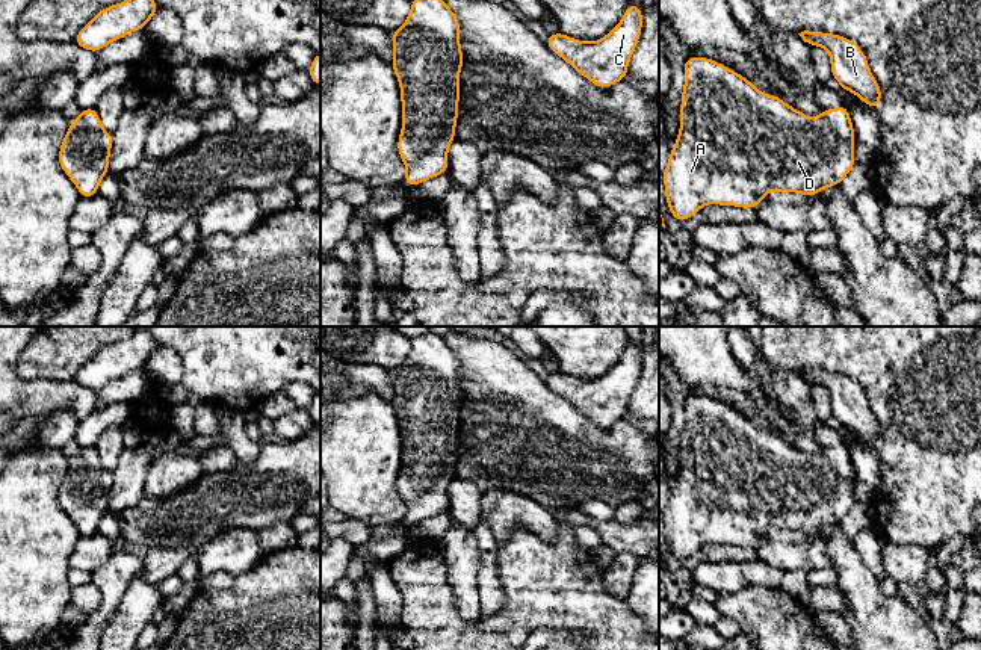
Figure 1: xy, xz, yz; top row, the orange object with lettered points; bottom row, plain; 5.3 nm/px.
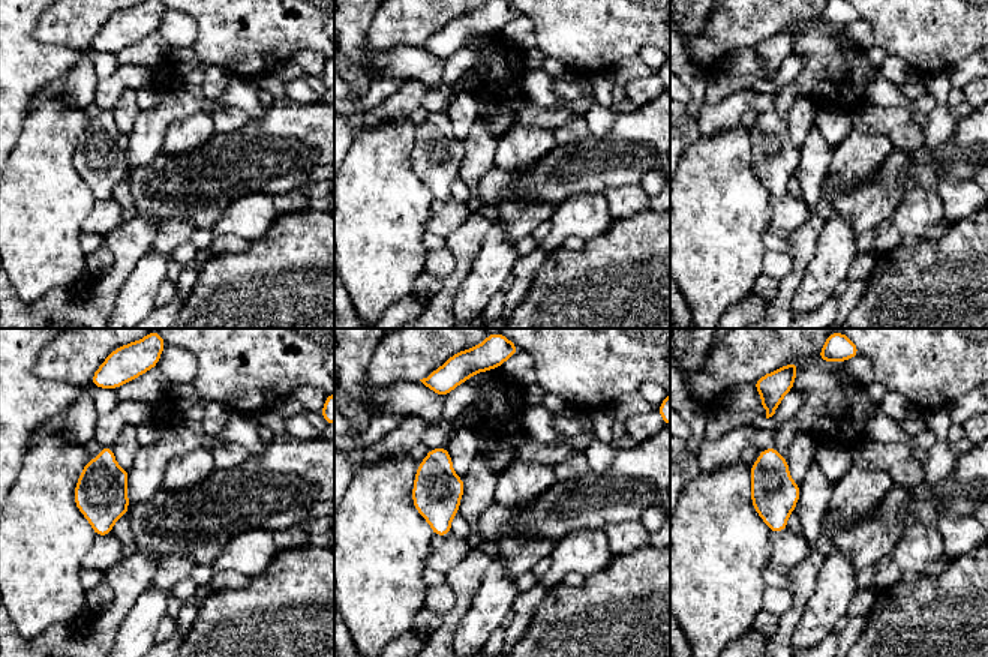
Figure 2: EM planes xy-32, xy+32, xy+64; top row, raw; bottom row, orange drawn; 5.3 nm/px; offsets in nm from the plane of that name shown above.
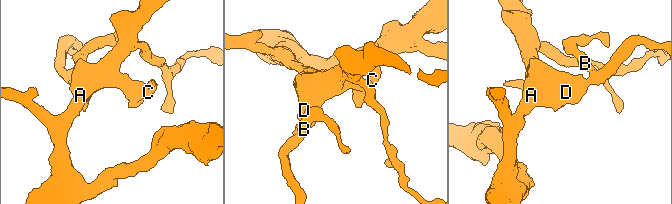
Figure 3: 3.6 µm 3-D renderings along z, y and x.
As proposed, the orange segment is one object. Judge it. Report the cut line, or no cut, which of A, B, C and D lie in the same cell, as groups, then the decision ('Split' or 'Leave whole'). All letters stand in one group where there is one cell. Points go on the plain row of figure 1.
No split. Groups: A B C D. Leave whole

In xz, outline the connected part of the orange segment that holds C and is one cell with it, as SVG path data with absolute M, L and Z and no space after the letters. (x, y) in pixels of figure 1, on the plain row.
M629 340L620 361L602 378L586 381L561 370L550 372L546 384L599 426L627 417L627 405L642 369L642 348Z

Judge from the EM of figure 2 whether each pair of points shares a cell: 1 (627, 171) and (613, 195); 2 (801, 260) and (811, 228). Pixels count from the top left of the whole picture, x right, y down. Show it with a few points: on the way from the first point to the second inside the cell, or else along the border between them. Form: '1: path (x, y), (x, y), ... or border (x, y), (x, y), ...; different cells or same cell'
1: border (639, 183), (607, 188), (603, 192); different cells
2: path (801, 252), (805, 236); same cell

